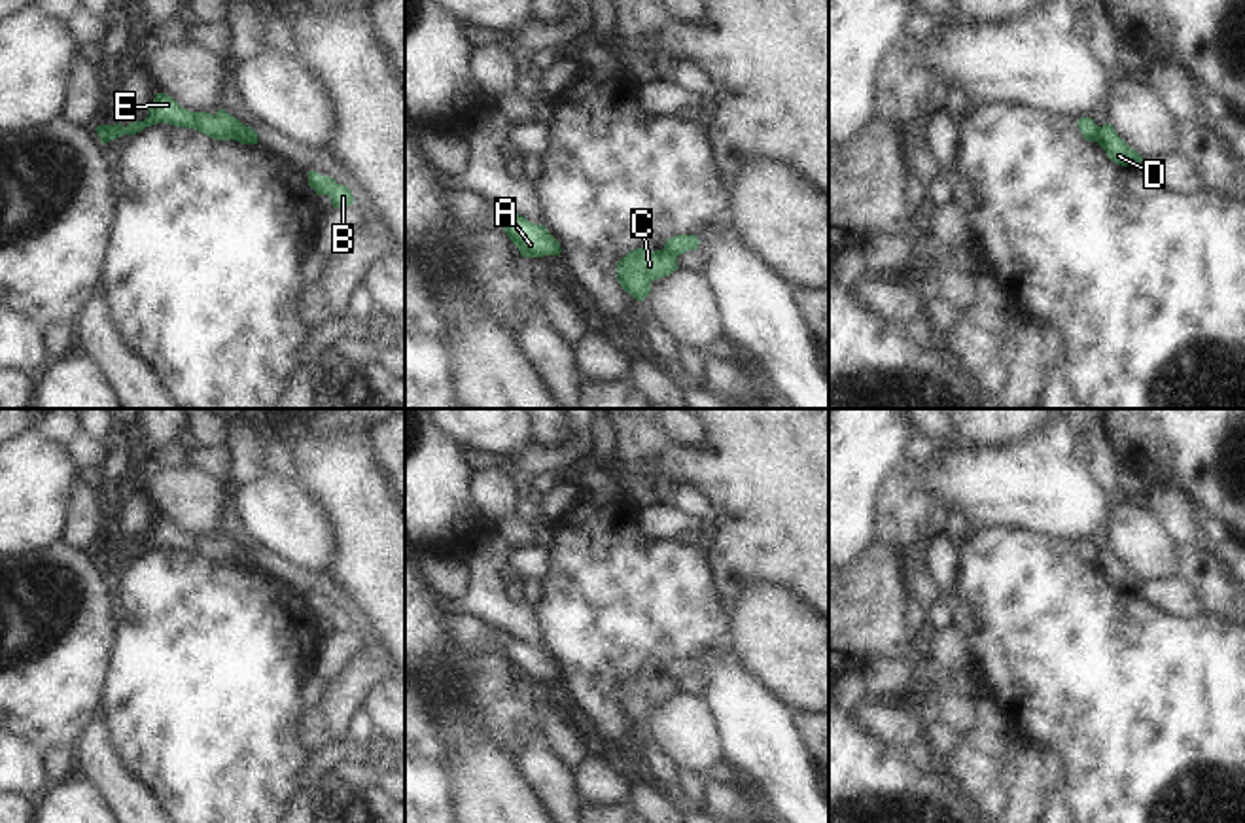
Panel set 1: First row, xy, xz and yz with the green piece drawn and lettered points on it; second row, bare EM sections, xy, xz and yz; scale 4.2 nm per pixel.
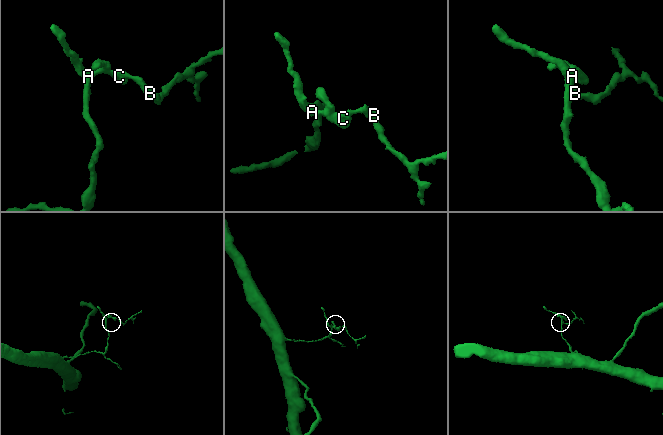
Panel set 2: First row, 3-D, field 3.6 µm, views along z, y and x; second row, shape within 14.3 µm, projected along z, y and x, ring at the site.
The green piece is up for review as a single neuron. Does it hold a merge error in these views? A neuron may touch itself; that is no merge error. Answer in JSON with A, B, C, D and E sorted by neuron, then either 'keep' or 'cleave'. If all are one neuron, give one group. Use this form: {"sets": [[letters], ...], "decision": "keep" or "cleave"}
{"sets": [["A", "C", "D", "E"], ["B"]], "decision": "cleave"}

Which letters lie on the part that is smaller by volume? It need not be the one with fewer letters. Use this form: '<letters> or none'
B

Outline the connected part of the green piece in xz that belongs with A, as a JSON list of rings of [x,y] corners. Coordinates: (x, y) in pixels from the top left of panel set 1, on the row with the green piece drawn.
[[[501,210],[503,231],[511,238],[511,242],[518,248],[522,257],[543,257],[543,255],[558,255],[560,257],[560,242],[547,231],[545,225],[535,225],[528,221],[524,216],[518,216],[511,210]]]

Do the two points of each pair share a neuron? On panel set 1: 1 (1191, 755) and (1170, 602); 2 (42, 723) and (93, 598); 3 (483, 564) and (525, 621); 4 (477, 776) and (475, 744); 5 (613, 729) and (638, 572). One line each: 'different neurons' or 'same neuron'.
1: different neurons
2: same neuron
3: same neuron
4: same neuron
5: same neuron

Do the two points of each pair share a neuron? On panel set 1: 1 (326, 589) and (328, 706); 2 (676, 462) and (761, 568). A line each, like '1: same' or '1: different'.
1: same
2: same

